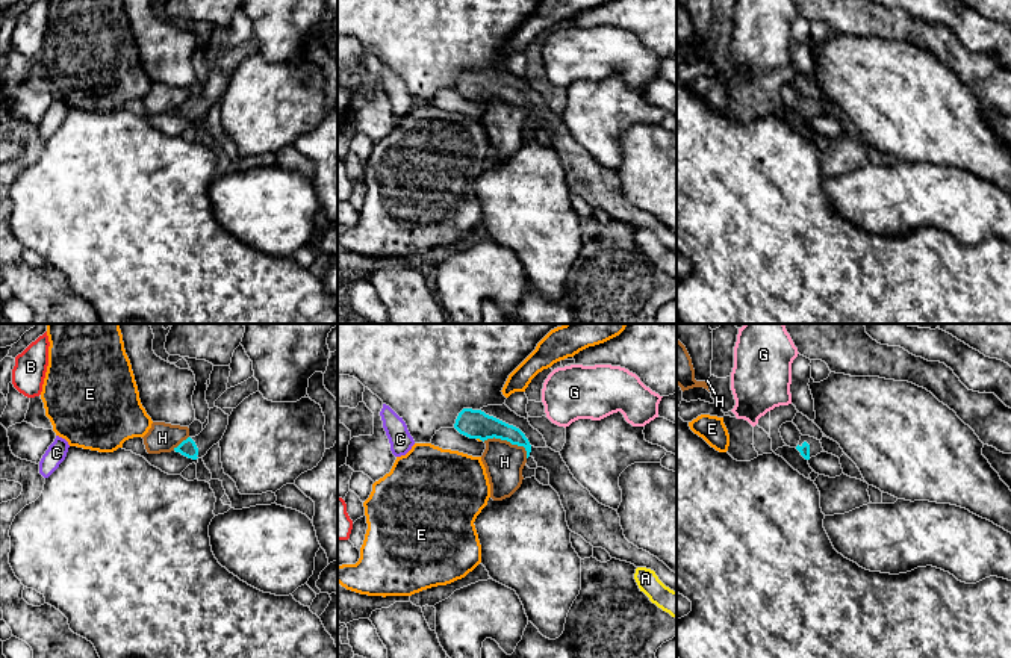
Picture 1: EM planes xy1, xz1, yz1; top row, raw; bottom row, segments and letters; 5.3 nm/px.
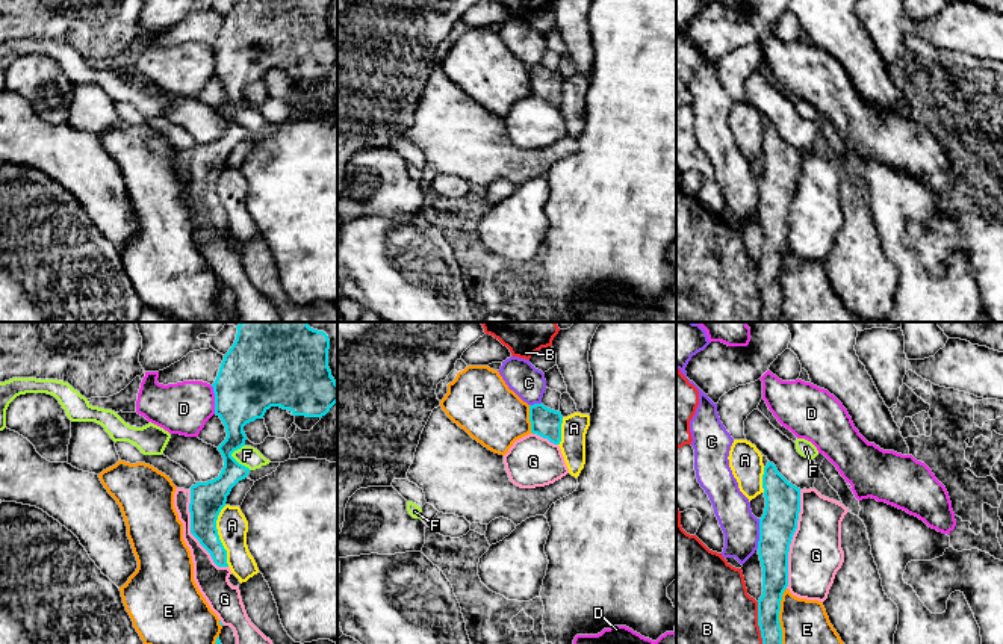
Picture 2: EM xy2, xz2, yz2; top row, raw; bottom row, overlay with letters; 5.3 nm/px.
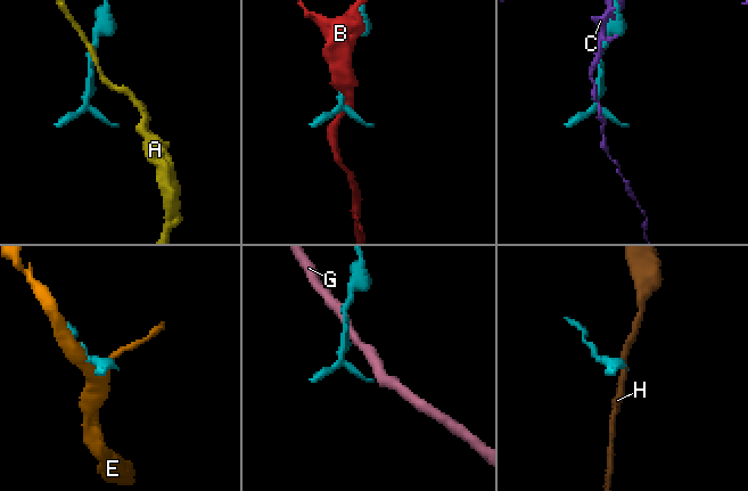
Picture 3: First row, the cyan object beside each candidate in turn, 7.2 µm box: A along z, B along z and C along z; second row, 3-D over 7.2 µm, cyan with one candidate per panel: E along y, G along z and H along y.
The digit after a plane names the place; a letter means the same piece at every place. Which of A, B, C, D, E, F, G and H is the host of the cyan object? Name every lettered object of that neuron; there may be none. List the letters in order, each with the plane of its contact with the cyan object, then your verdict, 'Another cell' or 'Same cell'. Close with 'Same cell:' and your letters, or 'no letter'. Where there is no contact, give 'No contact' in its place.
A: Touches cyan in xy2. Another cell
B: Touches cyan in yz2. Another cell
C: Touches cyan in yz2. Another cell
D: Touches cyan in xy2. Another cell
E: Touches cyan in yz2. Another cell
F: Touches cyan in xy2. Another cell
G: Touches cyan in yz2. Another cell
H: Touches cyan in xz1. Another cell
Same cell: no letter

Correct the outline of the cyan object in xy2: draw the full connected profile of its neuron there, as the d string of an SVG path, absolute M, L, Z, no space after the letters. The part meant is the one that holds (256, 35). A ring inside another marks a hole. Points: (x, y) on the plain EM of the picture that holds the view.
M236 0L224 17L212 45L215 76L222 82L227 98L218 107L224 128L218 139L191 148L191 195L210 215L218 228L228 228L216 181L231 150L250 135L231 115L245 107L244 88L262 80L271 68L289 71L293 77L322 79L337 63L337 44L328 29L328 0Z

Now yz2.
M773 124L762 136L765 159L759 180L758 216L762 228L762 257L758 262L758 287L762 299L762 322L781 322L782 290L779 272L788 248L788 213L797 190L800 150L788 144Z

